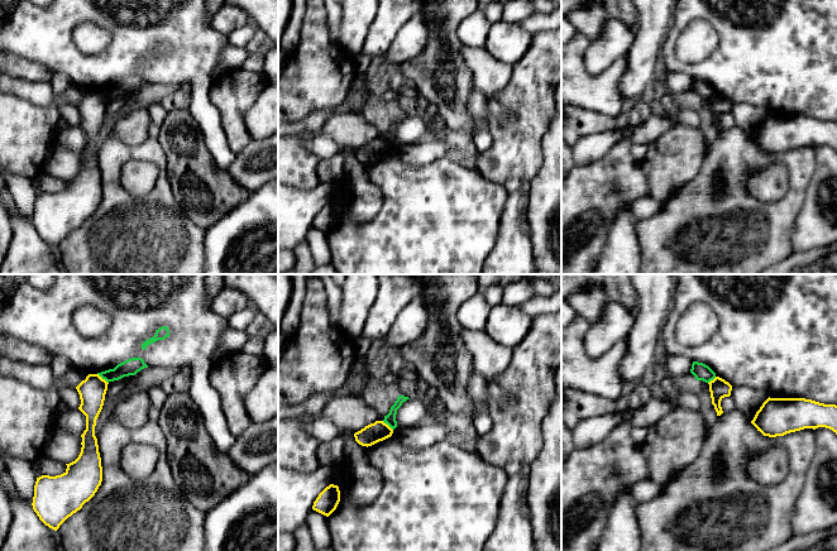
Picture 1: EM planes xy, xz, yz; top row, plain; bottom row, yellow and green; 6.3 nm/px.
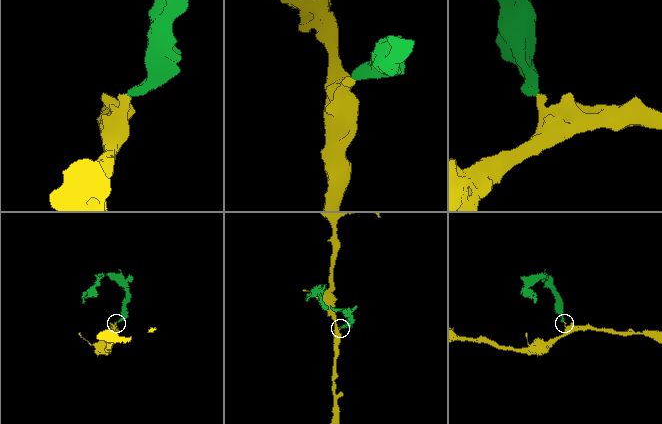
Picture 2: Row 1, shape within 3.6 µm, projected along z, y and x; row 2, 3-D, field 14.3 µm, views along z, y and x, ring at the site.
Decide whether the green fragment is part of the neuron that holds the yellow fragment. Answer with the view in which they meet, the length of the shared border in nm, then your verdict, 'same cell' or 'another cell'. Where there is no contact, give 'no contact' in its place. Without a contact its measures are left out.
meets yellow in xy; contact 100 nm long; another cell

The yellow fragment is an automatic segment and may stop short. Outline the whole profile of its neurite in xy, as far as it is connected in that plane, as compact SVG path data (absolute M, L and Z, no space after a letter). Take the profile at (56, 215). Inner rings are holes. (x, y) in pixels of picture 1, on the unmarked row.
M89 91L76 104L81 116L78 126L86 133L81 169L75 178L66 181L63 191L37 195L32 222L39 236L54 248L80 227L101 202L102 183L95 143L104 123L107 101L99 91Z

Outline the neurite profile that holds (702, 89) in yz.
M693 78L690 90L697 97L703 97L706 100L709 100L716 95L716 90L708 82L698 78Z

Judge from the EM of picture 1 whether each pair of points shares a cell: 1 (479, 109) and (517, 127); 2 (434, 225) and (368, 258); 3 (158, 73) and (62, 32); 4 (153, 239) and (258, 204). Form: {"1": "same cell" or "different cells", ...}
{"1": "different cells", "2": "same cell", "3": "same cell", "4": "different cells"}

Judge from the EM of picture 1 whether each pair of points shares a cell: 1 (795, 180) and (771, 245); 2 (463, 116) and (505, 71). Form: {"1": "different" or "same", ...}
{"1": "same", "2": "different"}

